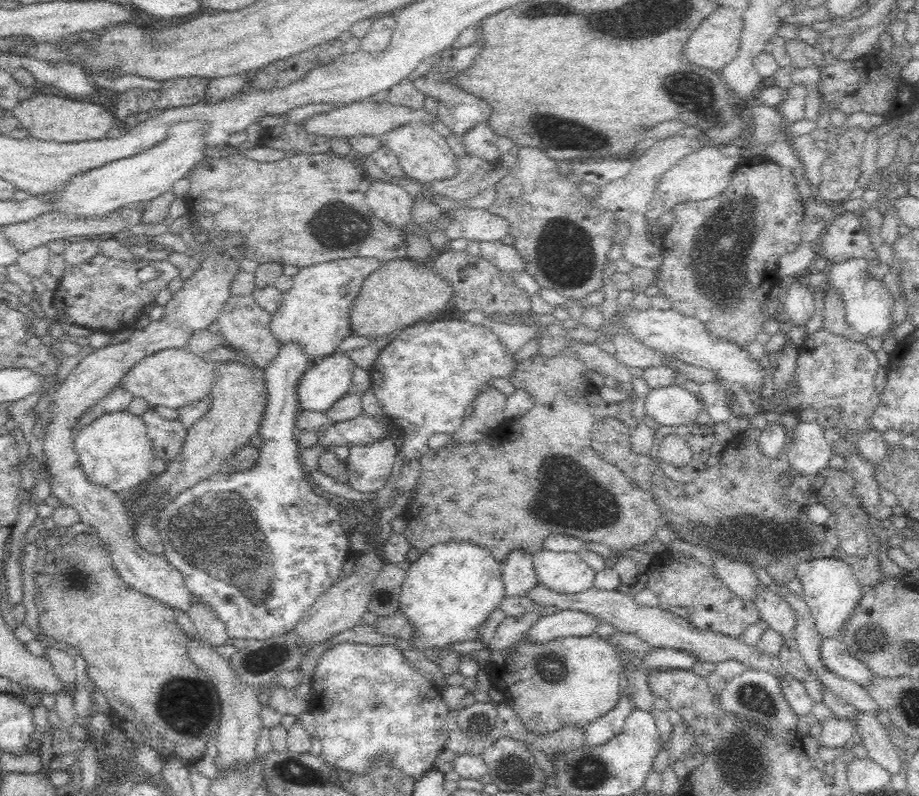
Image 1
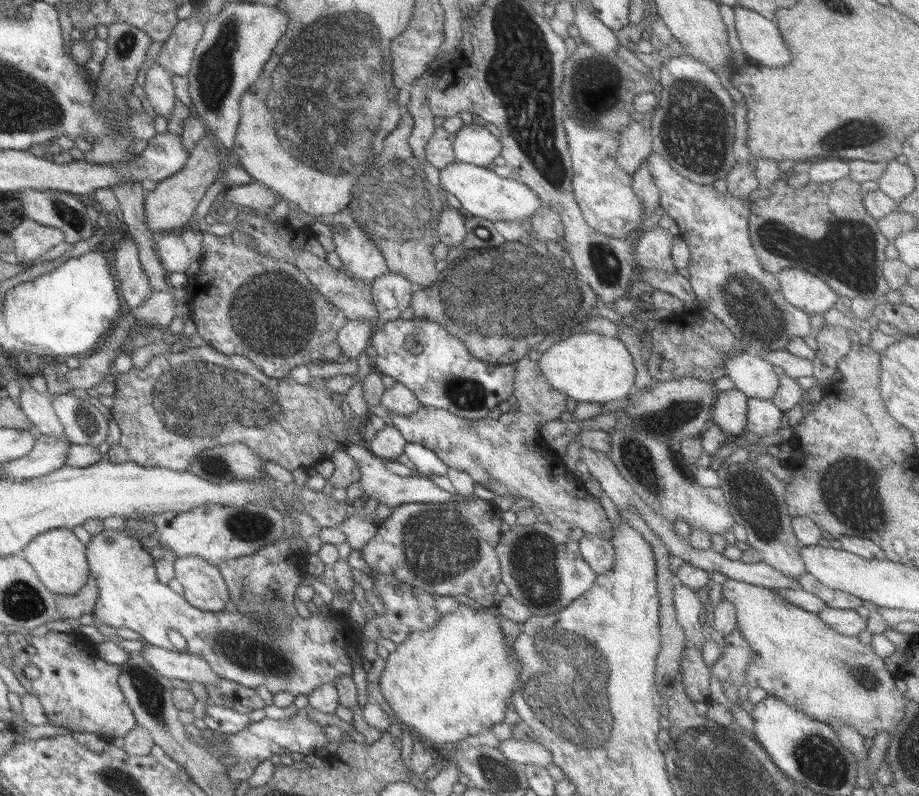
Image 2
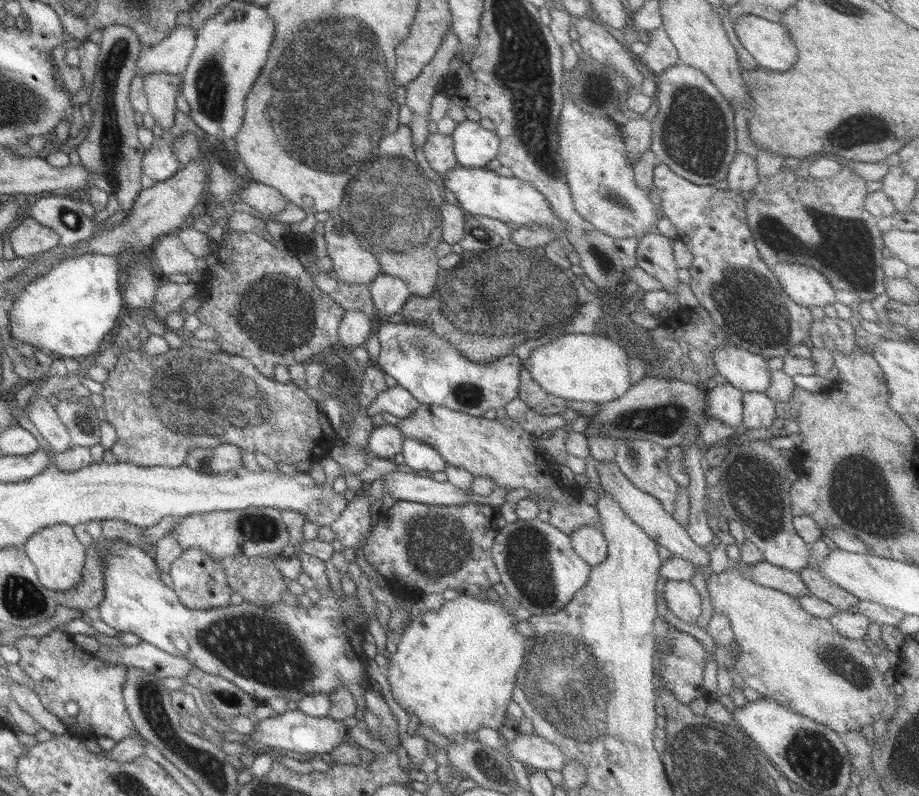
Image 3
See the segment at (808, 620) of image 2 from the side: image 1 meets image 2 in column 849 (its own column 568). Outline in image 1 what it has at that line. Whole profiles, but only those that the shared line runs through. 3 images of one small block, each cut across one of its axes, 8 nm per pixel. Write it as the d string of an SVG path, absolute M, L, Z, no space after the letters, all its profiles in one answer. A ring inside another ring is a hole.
M597 634L565 636L548 644L529 644L522 639L504 652L492 652L491 661L484 672L488 673L493 689L504 695L503 702L520 716L525 730L544 736L567 727L582 729L615 710L623 696L619 686L621 666L617 654L612 645L597 638Z

